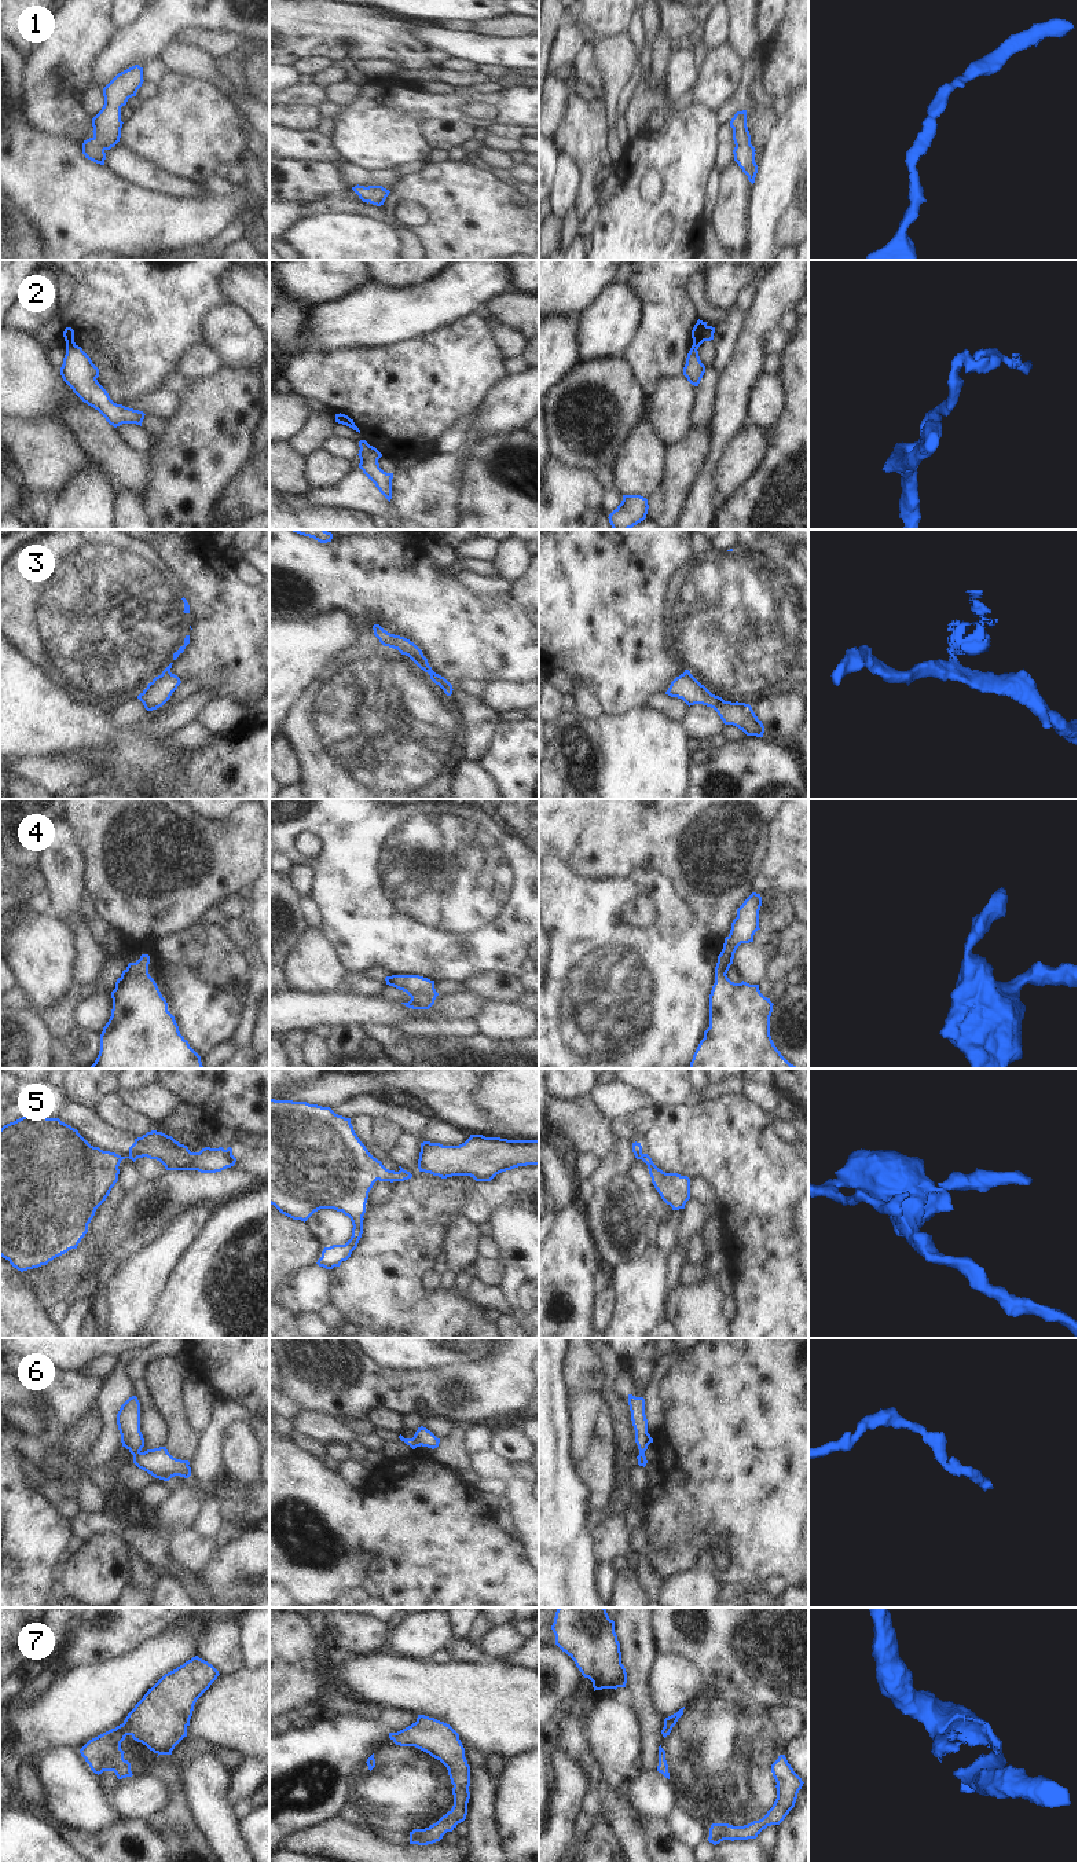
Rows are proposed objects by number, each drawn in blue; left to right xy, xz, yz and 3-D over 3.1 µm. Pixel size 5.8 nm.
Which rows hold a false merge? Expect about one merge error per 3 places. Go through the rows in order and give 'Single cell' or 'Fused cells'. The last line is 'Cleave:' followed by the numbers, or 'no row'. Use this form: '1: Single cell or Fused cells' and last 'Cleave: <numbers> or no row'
1: Single cell
2: Fused cells
3: Fused cells
4: Single cell
5: Fused cells
6: Single cell
7: Fused cells
Cleave: 2, 3, 5, 7.

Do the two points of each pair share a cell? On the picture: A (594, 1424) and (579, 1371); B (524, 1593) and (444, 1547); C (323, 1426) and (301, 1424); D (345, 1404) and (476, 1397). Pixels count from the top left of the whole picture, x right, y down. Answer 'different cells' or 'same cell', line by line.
A: different cells
B: same cell
C: same cell
D: same cell

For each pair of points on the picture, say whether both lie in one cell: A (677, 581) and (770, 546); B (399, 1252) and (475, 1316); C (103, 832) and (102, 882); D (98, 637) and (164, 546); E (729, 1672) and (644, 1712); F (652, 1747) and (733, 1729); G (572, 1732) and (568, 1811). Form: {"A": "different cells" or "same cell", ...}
{"A": "different cells", "B": "same cell", "C": "same cell", "D": "different cells", "E": "different cells", "F": "different cells", "G": "different cells"}

